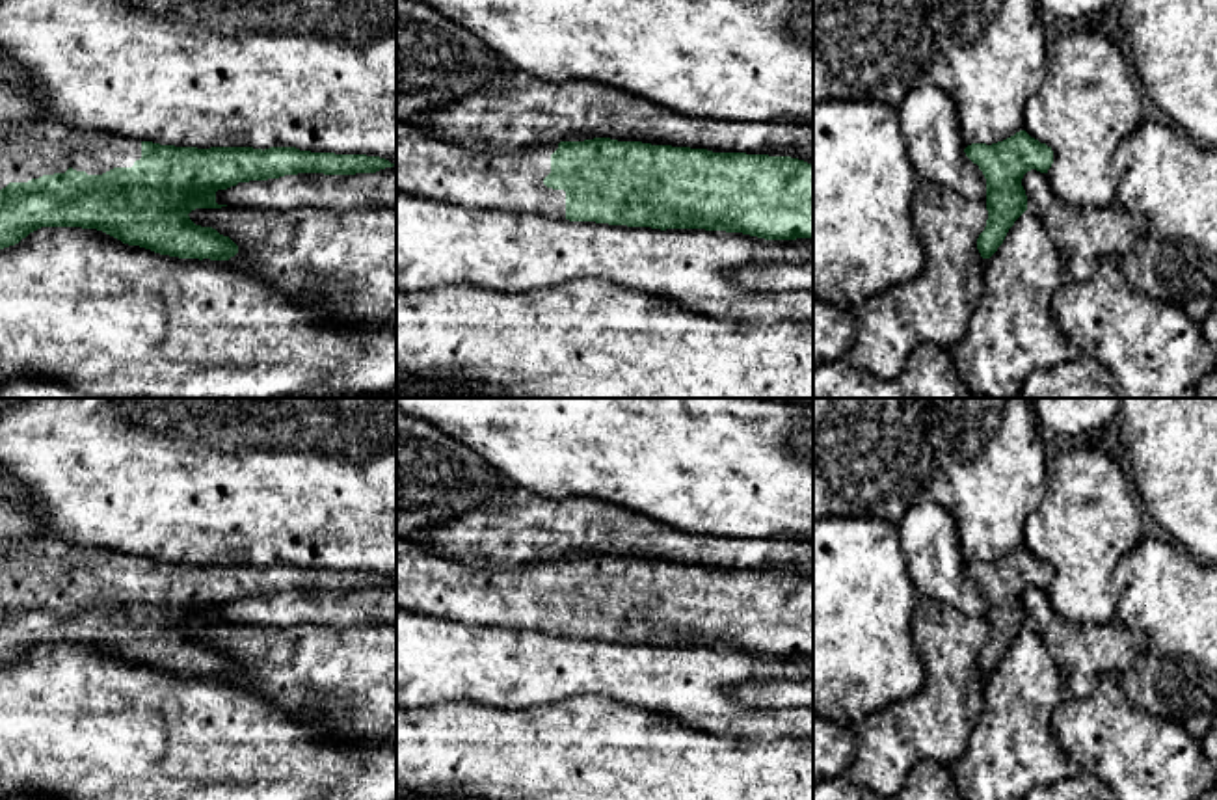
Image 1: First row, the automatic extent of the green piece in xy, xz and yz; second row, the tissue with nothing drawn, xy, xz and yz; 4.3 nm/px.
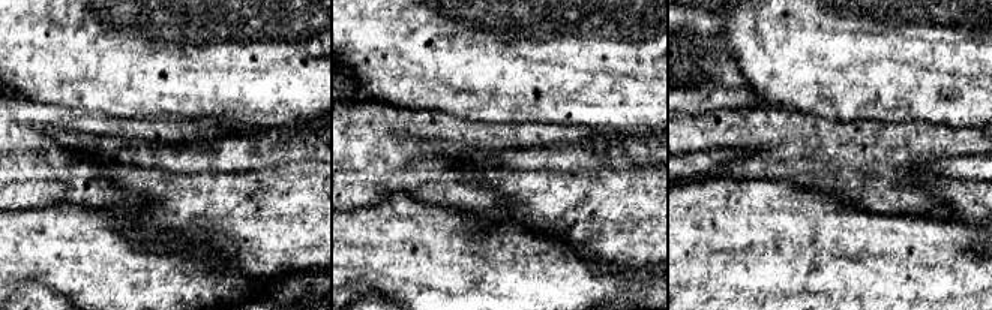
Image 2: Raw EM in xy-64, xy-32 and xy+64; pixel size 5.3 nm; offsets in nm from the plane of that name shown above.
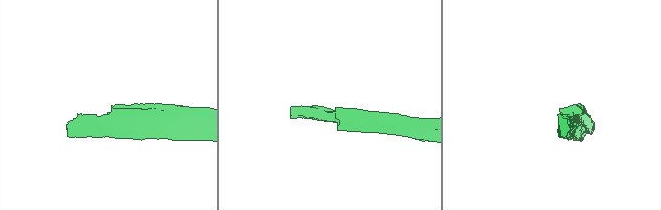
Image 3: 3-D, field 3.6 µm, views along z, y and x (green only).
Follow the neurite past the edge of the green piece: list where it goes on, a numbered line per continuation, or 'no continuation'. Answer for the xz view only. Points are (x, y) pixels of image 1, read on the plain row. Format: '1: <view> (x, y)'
1: xz (427, 583)

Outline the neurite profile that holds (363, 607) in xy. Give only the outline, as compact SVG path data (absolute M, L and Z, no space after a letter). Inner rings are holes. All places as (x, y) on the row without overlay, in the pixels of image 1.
M396 582L376 590L298 590L268 597L238 599L216 608L227 623L363 627L396 623Z

